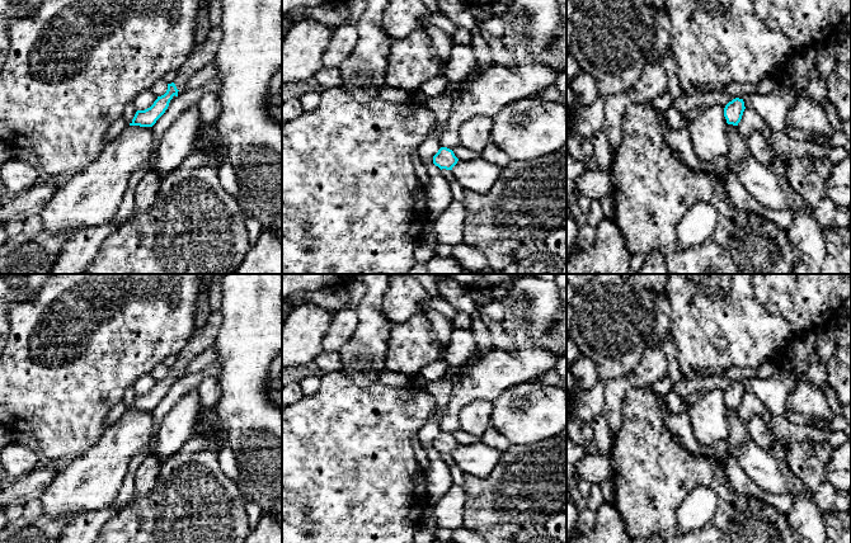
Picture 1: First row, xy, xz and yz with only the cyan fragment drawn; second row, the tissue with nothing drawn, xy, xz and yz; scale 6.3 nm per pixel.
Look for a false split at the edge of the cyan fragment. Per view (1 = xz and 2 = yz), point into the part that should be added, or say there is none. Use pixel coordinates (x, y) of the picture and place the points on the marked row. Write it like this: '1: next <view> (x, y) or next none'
1: next none
2: next none

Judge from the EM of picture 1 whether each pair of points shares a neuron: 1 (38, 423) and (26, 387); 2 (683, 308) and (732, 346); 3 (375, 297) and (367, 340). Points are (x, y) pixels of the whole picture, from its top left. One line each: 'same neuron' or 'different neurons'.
1: same neuron
2: same neuron
3: same neuron

